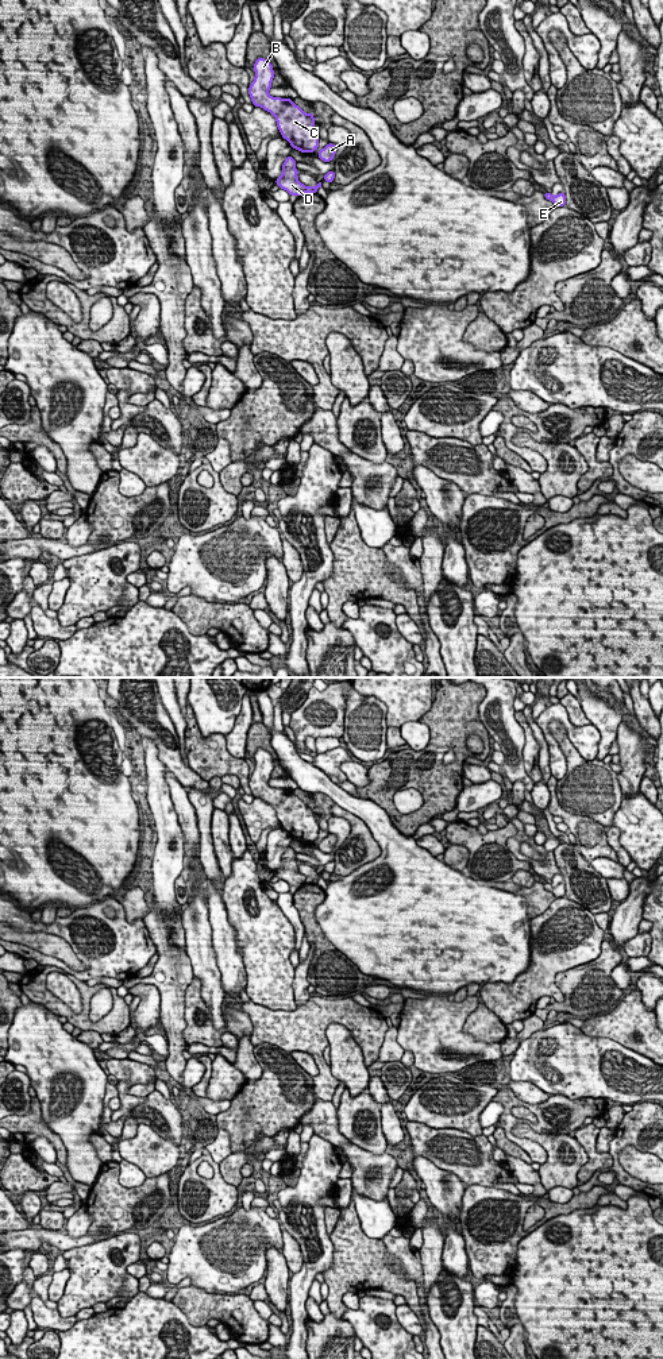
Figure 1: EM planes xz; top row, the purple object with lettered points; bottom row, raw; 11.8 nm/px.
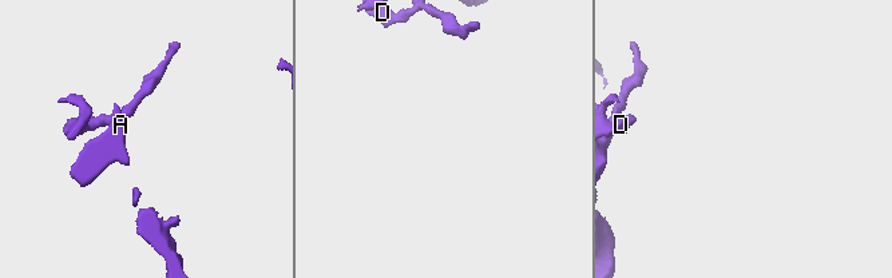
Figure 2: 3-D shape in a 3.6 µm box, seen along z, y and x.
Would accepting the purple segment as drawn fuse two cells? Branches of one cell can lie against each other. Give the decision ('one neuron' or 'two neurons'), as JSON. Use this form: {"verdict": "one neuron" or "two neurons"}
{"verdict": "two neurons"}

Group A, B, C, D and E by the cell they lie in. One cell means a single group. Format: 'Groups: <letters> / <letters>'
Groups: A D E / B C

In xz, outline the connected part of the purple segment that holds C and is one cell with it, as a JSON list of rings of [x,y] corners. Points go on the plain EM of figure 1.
[[[259,748],[254,754],[255,768],[250,775],[248,785],[254,798],[270,803],[284,830],[294,841],[313,843],[319,838],[319,823],[315,818],[313,804],[305,804],[292,789],[273,788],[269,785],[274,769],[270,752]]]

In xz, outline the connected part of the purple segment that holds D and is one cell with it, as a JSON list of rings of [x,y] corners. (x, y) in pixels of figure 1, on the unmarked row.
[[[289,846],[282,856],[282,865],[275,870],[275,875],[286,881],[290,887],[304,887],[307,877],[298,872],[298,861],[296,852]]]

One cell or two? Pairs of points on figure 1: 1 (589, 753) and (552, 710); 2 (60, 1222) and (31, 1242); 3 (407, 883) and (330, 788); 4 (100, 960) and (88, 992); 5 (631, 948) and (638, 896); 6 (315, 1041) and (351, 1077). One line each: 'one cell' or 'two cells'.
1: one cell
2: two cells
3: one cell
4: two cells
5: two cells
6: two cells

